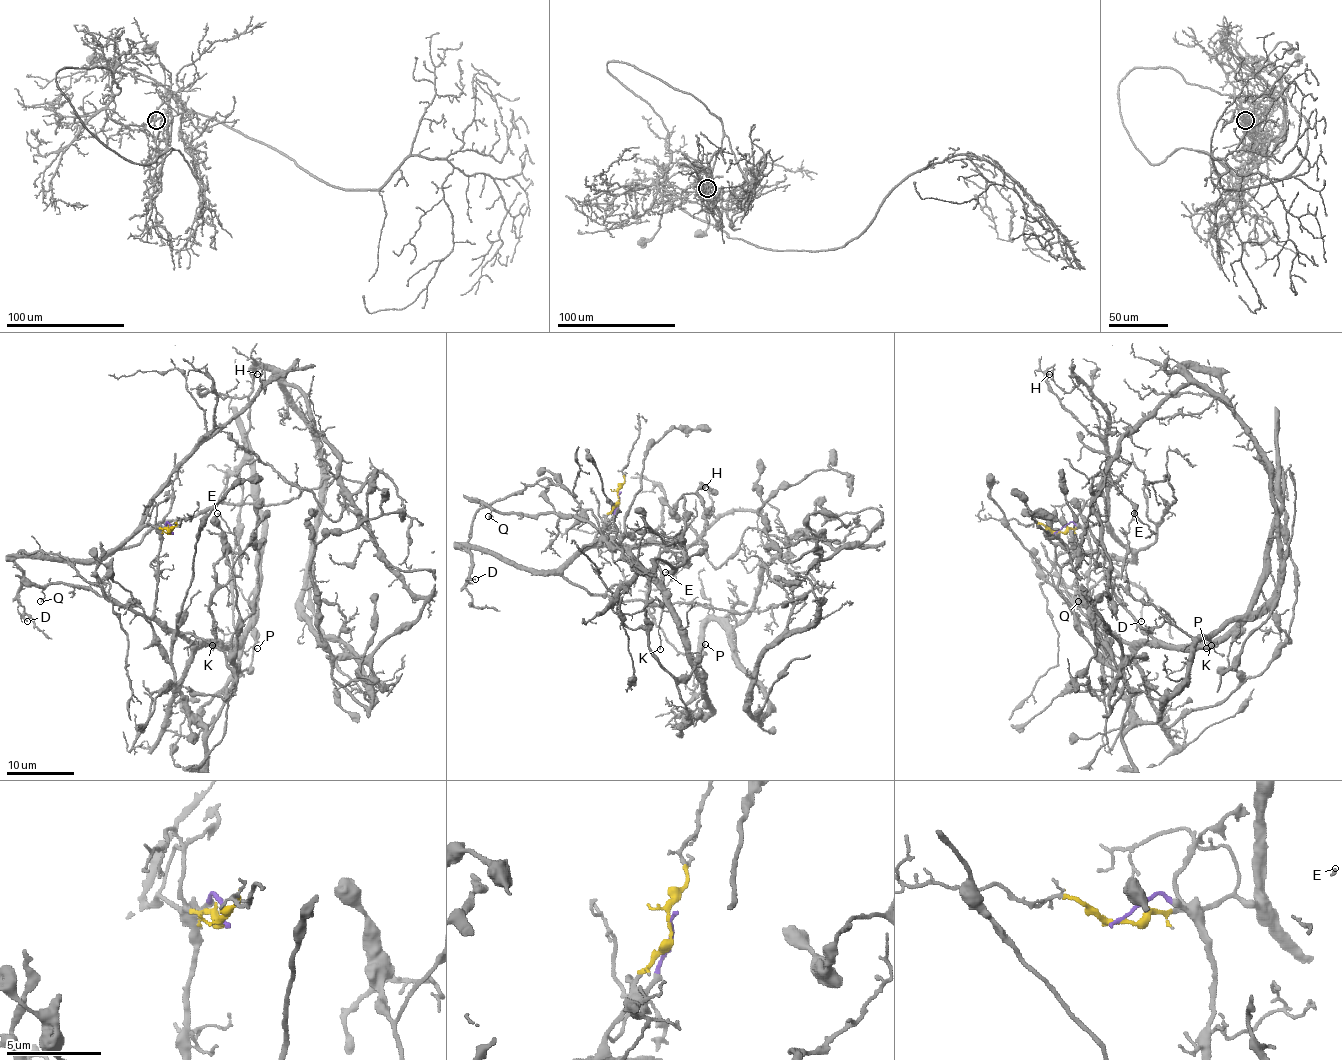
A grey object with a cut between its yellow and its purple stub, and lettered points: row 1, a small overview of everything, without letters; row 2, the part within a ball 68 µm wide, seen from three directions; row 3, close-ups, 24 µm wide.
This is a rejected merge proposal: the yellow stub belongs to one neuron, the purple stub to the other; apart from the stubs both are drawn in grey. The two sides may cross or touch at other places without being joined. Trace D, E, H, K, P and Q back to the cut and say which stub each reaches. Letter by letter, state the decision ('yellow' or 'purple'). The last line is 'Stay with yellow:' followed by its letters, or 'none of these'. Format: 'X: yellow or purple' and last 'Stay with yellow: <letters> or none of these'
D: yellow
E: purple
H: yellow
K: purple
P: purple
Q: purple
Stay with yellow: D, H

